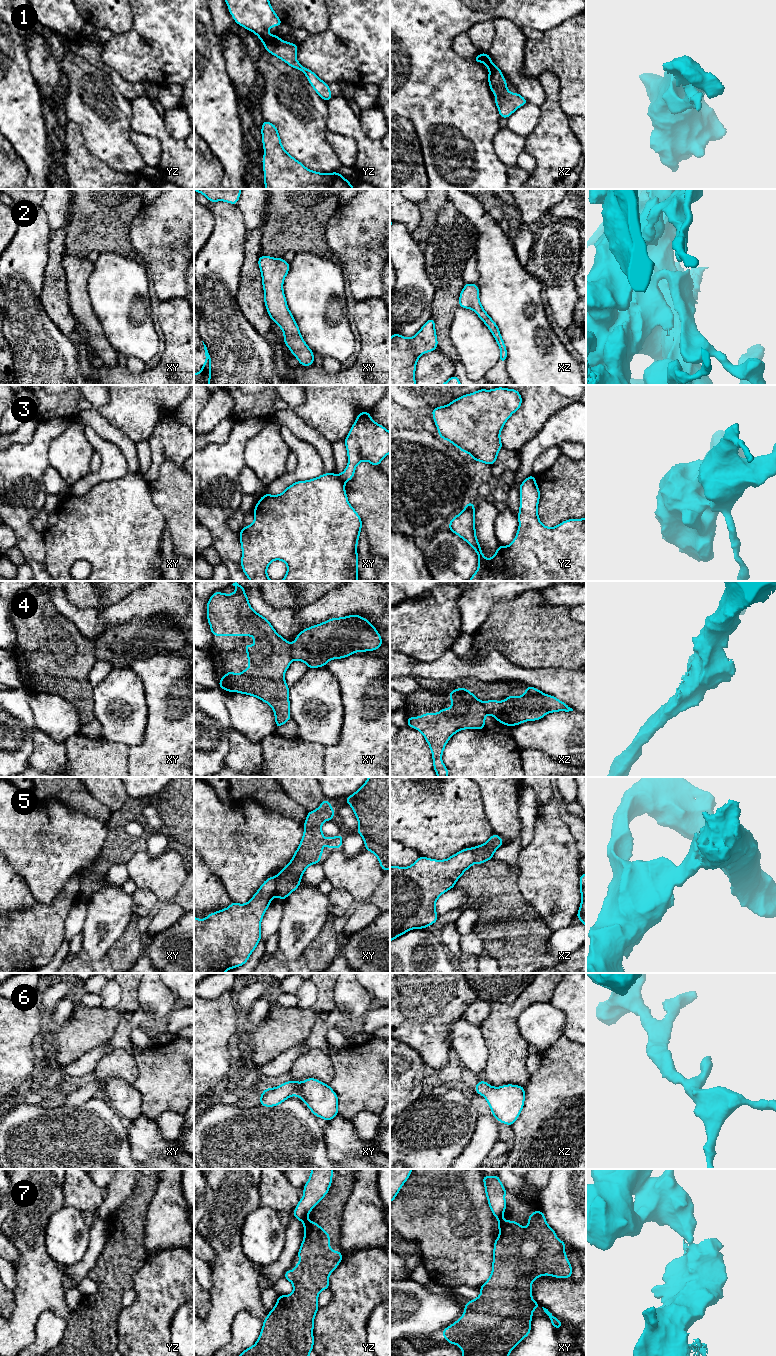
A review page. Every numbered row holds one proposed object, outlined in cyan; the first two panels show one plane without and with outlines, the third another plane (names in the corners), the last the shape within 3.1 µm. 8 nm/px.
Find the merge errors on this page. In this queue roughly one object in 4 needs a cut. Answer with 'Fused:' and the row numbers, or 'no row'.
Fused: 1, 3, 4, 5, 7

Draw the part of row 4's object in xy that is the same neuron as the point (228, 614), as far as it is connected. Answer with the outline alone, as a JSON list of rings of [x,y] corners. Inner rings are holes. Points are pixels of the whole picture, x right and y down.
[[[237,582],[233,594],[216,591],[207,602],[207,620],[211,627],[211,635],[215,636],[253,636],[254,647],[245,643],[249,667],[238,675],[232,671],[219,680],[219,687],[228,692],[238,692],[254,696],[268,705],[274,711],[276,729],[291,719],[289,687],[284,675],[291,664],[291,643],[280,636],[271,623],[250,606],[244,586]]]

